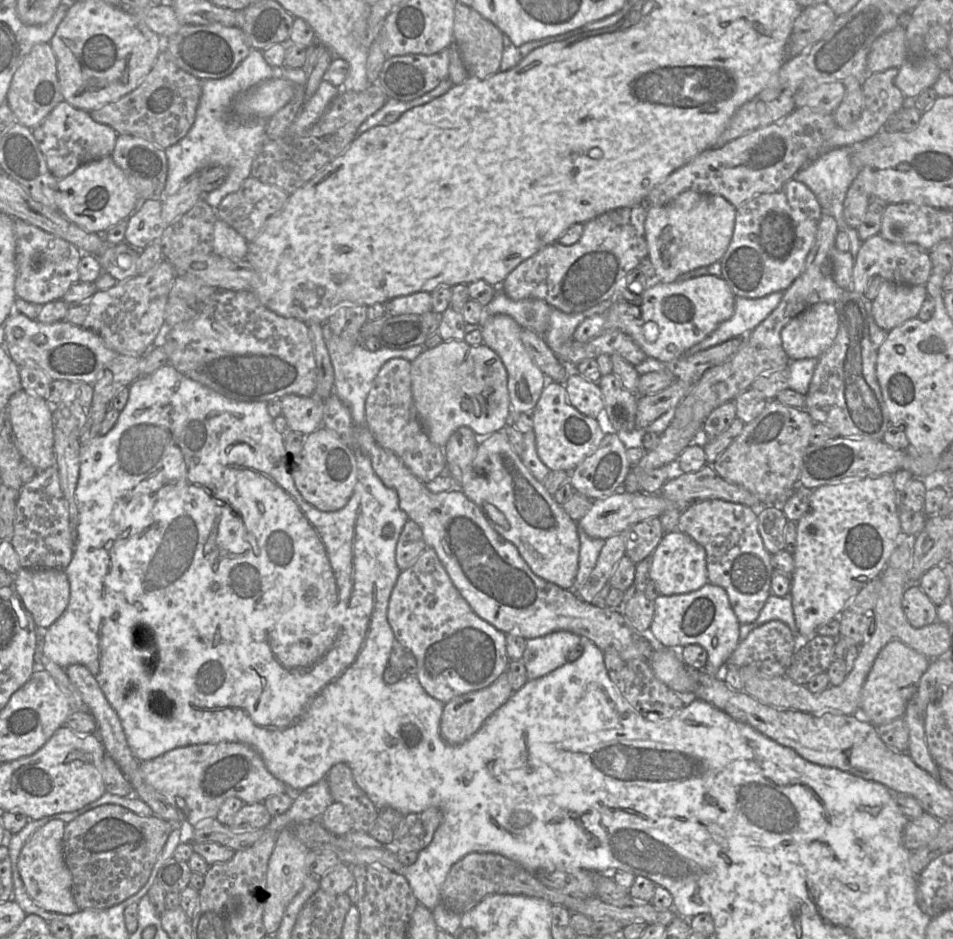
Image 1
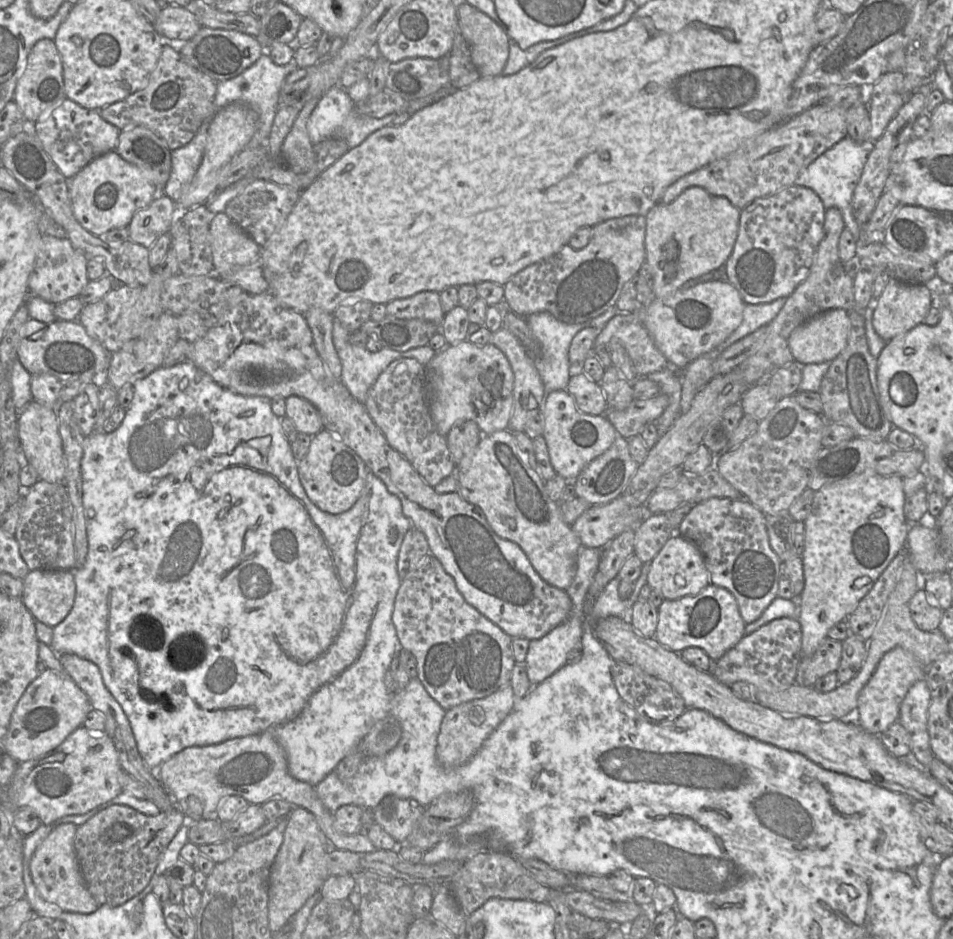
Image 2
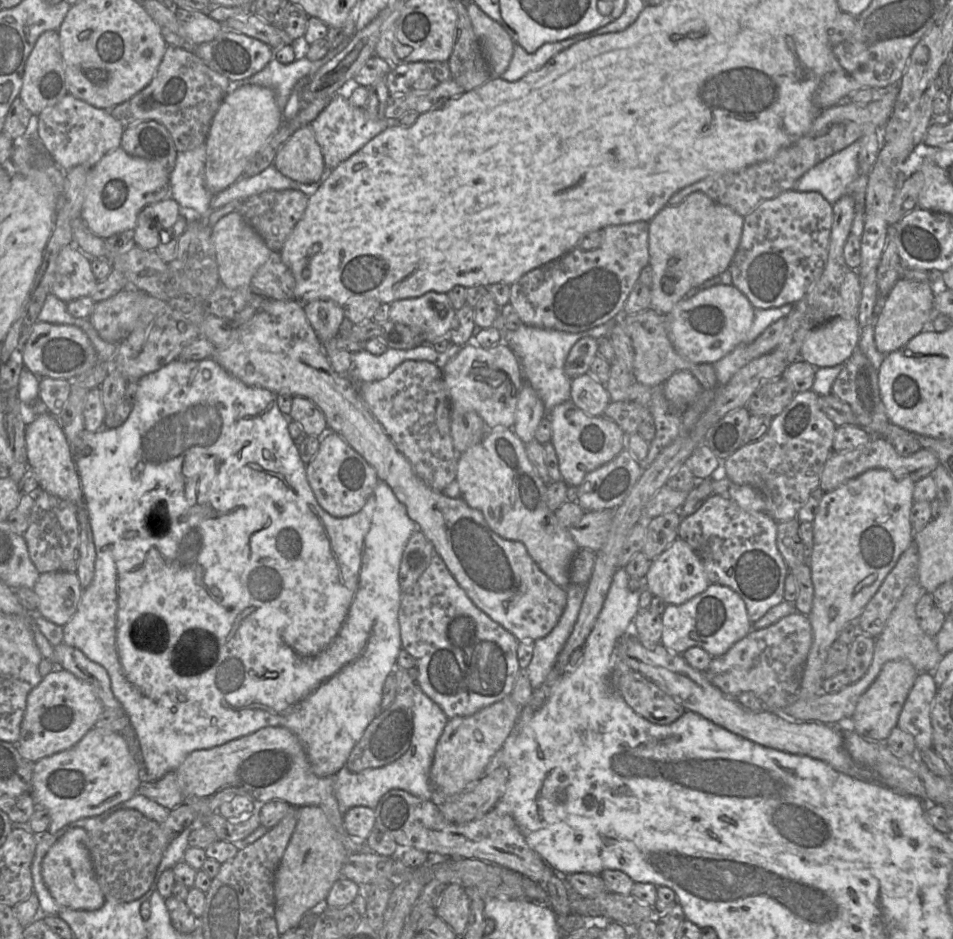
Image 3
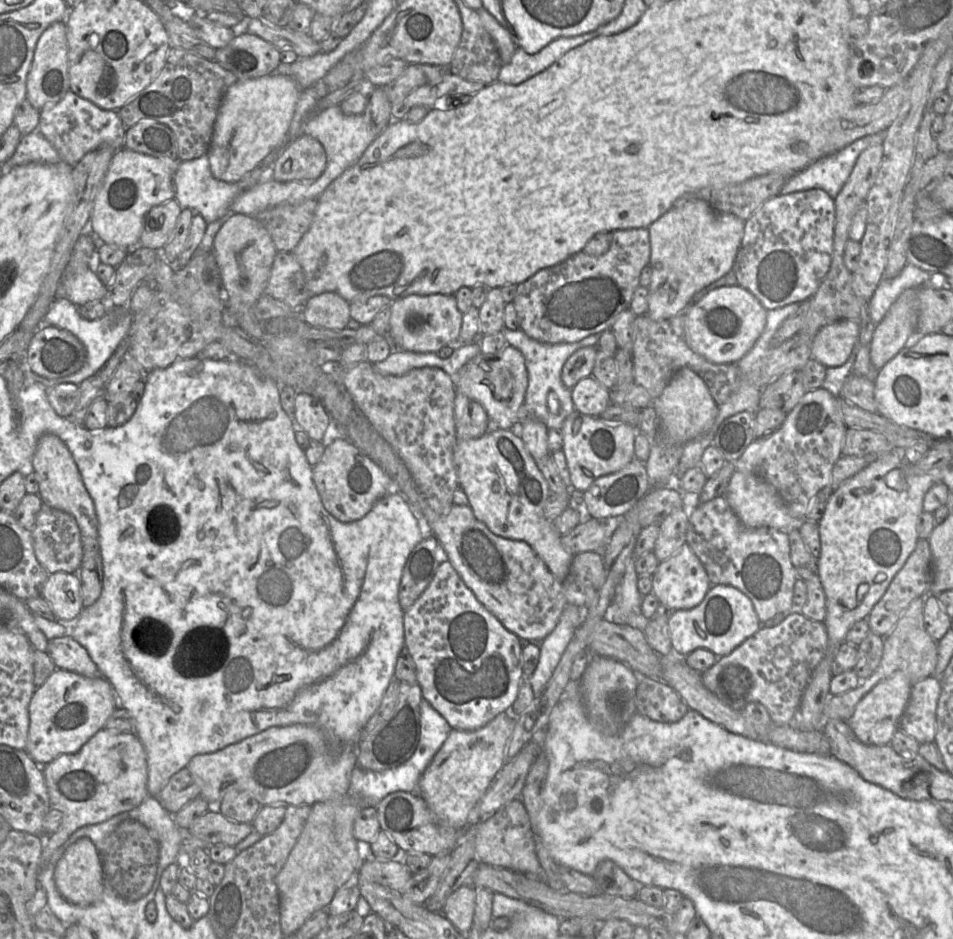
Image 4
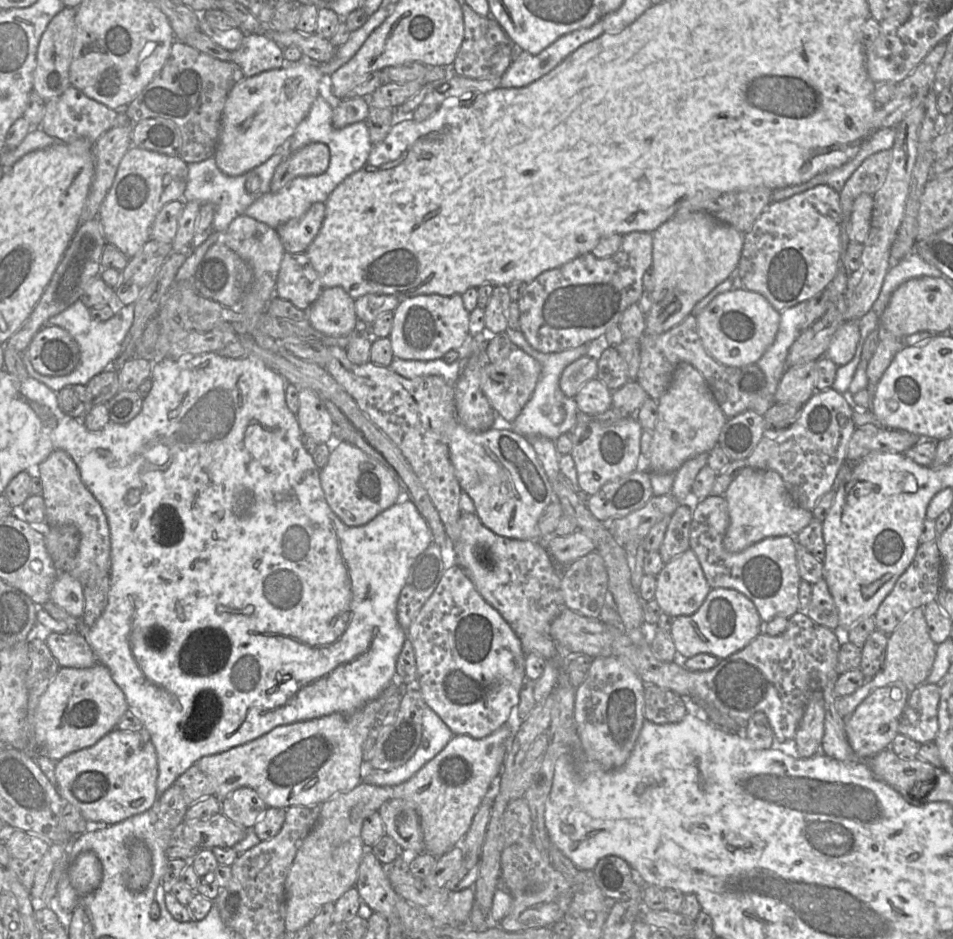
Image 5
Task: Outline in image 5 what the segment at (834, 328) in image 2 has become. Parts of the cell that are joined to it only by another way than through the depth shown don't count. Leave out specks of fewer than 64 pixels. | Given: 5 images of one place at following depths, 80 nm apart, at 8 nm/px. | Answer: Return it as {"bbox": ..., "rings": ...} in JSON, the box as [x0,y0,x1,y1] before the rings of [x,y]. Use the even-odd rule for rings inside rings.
{"bbox":[824,322,859,367],"rings":[[[846,322],[833,335],[824,356],[832,360],[838,367],[844,366],[854,358],[859,339],[858,322]]]}

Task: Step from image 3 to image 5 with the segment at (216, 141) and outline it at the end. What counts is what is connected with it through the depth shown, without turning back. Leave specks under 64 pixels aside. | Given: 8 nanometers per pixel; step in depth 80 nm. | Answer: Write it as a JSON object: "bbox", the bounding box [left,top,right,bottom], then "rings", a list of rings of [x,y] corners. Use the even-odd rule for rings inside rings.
{"bbox":[214,57,324,175],"rings":[[[304,57],[299,61],[286,61],[282,68],[245,77],[234,85],[225,102],[214,155],[217,167],[224,174],[242,175],[287,145],[296,127],[321,94],[324,76],[317,63],[322,62]]]}

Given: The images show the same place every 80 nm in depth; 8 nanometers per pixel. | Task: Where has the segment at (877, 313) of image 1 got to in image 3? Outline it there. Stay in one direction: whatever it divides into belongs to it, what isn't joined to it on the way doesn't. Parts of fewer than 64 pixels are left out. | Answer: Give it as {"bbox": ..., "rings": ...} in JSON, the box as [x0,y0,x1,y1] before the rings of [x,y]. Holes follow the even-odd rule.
{"bbox":[874,279,934,356],"rings":[[[899,279],[888,294],[874,327],[878,351],[886,356],[905,346],[923,331],[927,323],[930,320],[932,322],[933,305],[934,294],[928,282]]]}

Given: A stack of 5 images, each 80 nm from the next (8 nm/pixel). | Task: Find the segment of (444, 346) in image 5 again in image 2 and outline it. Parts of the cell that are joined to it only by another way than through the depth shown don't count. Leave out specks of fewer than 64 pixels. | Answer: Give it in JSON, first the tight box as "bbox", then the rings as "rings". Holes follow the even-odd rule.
{"bbox":[386,291,445,327],"rings":[[[422,291],[407,298],[395,299],[386,304],[388,316],[398,319],[421,319],[441,327],[445,313],[439,293]]]}

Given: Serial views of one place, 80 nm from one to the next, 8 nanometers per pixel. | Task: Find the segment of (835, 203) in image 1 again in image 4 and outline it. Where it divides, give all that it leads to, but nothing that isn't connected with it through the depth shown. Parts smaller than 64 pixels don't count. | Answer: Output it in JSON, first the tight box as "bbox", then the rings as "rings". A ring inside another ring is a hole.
{"bbox":[780,131,886,200],"rings":[[[886,131],[865,136],[816,161],[791,177],[782,187],[780,194],[822,189],[835,200],[850,177],[861,153],[872,145],[882,144],[885,134]]]}

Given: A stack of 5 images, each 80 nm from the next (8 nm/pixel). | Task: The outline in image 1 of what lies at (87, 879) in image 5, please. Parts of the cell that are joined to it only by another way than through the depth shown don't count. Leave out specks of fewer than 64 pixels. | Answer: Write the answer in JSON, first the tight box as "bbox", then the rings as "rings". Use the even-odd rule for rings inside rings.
{"bbox":[18,819,80,914],"rings":[[[52,819],[40,827],[23,846],[18,857],[18,871],[27,894],[41,908],[59,914],[80,911],[72,895],[72,876],[63,856],[62,840],[66,823]]]}

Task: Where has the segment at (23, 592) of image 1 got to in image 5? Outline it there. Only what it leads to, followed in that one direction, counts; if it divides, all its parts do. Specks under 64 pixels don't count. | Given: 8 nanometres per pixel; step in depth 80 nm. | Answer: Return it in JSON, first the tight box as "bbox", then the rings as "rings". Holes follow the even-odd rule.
{"bbox":[50,572,84,618],"rings":[[[58,572],[50,591],[50,600],[75,618],[81,618],[84,613],[83,586],[66,572]]]}

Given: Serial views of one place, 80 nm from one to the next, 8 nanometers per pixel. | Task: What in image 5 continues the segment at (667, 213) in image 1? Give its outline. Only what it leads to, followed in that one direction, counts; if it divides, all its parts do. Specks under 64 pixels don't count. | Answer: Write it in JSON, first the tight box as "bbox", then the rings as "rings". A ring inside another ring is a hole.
{"bbox":[645,211,744,334],"rings":[[[697,211],[677,213],[653,233],[652,306],[645,314],[645,333],[660,334],[683,321],[694,305],[725,281],[738,267],[744,233]]]}

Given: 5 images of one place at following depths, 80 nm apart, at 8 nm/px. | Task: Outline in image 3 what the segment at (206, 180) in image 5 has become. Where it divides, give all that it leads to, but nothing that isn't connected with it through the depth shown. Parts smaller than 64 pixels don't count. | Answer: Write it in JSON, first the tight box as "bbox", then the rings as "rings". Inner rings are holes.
{"bbox":[170,146,213,225],"rings":[[[200,146],[177,153],[176,163],[173,171],[170,173],[170,194],[180,206],[192,208],[201,215],[203,225],[209,224],[209,216],[213,212],[211,200],[213,194],[205,186],[205,162],[206,162],[206,146]]]}

